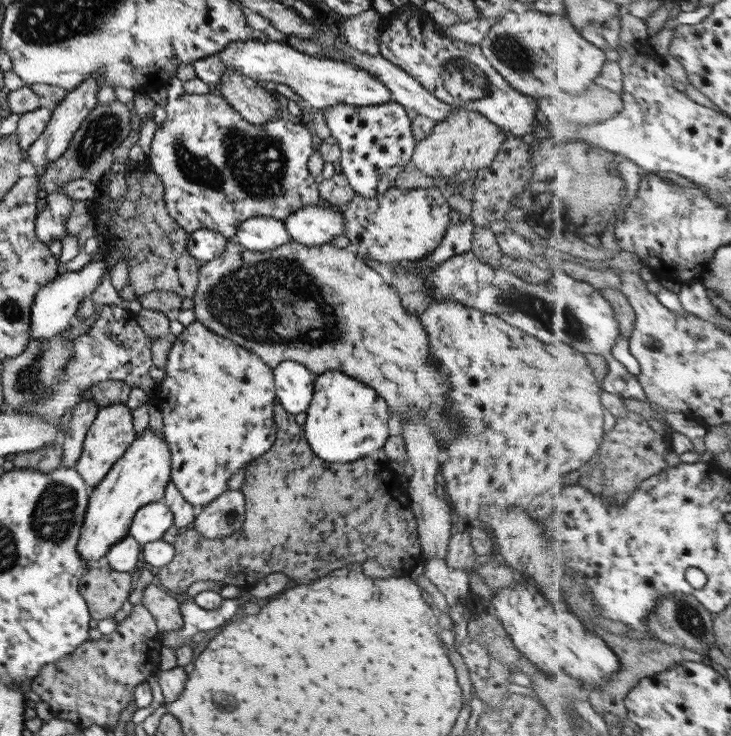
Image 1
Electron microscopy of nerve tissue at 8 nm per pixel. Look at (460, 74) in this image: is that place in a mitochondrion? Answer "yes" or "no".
yes

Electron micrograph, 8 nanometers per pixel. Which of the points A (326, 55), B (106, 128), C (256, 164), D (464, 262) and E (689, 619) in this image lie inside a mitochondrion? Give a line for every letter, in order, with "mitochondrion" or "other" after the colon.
A: other
B: mitochondrion
C: mitochondrion
D: other
E: mitochondrion

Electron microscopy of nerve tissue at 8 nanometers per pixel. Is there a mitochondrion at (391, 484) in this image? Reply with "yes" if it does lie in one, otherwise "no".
no

